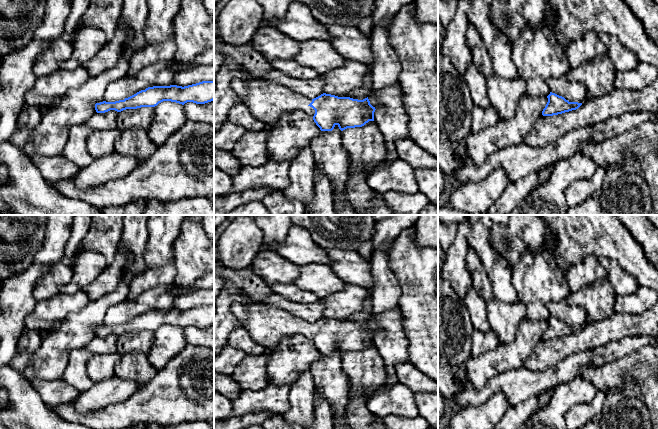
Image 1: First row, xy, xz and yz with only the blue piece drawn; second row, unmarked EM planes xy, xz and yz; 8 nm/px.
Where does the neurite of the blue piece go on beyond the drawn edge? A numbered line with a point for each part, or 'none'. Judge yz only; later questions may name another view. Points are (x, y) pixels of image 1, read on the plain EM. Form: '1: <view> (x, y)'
none

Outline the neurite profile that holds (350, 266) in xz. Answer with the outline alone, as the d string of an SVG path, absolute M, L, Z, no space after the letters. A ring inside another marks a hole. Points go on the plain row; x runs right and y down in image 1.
M329 248L324 250L332 261L332 270L346 284L372 289L374 281L371 261L363 258L357 251Z

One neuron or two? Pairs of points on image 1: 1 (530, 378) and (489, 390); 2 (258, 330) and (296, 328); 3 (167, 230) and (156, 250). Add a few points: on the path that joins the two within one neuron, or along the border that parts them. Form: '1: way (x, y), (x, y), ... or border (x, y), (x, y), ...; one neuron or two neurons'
1: way (520, 383), (499, 384); one neuron
2: way (267, 328), (287, 328); one neuron
3: way (162, 235), (160, 245); one neuron

